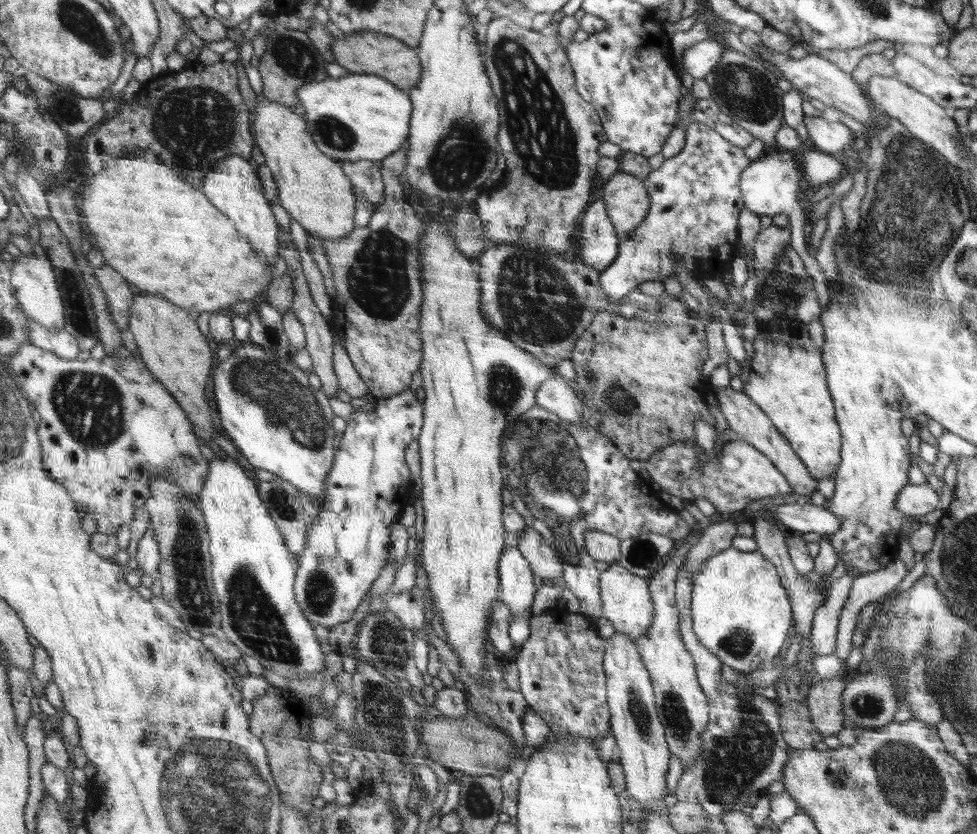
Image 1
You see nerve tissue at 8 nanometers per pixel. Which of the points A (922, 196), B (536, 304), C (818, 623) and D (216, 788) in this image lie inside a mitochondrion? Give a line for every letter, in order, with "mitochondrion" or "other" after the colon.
A: mitochondrion
B: mitochondrion
C: other
D: mitochondrion

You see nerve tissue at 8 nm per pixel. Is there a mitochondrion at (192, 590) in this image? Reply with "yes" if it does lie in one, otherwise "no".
yes

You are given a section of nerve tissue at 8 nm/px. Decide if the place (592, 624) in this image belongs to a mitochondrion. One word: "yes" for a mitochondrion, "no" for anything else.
no

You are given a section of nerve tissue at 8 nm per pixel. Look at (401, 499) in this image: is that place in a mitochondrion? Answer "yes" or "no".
no

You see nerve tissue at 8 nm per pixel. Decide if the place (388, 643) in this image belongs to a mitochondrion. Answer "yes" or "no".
yes

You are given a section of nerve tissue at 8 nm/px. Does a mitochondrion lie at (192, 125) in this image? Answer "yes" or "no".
yes

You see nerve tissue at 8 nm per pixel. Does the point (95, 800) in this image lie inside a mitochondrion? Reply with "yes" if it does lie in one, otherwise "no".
no

